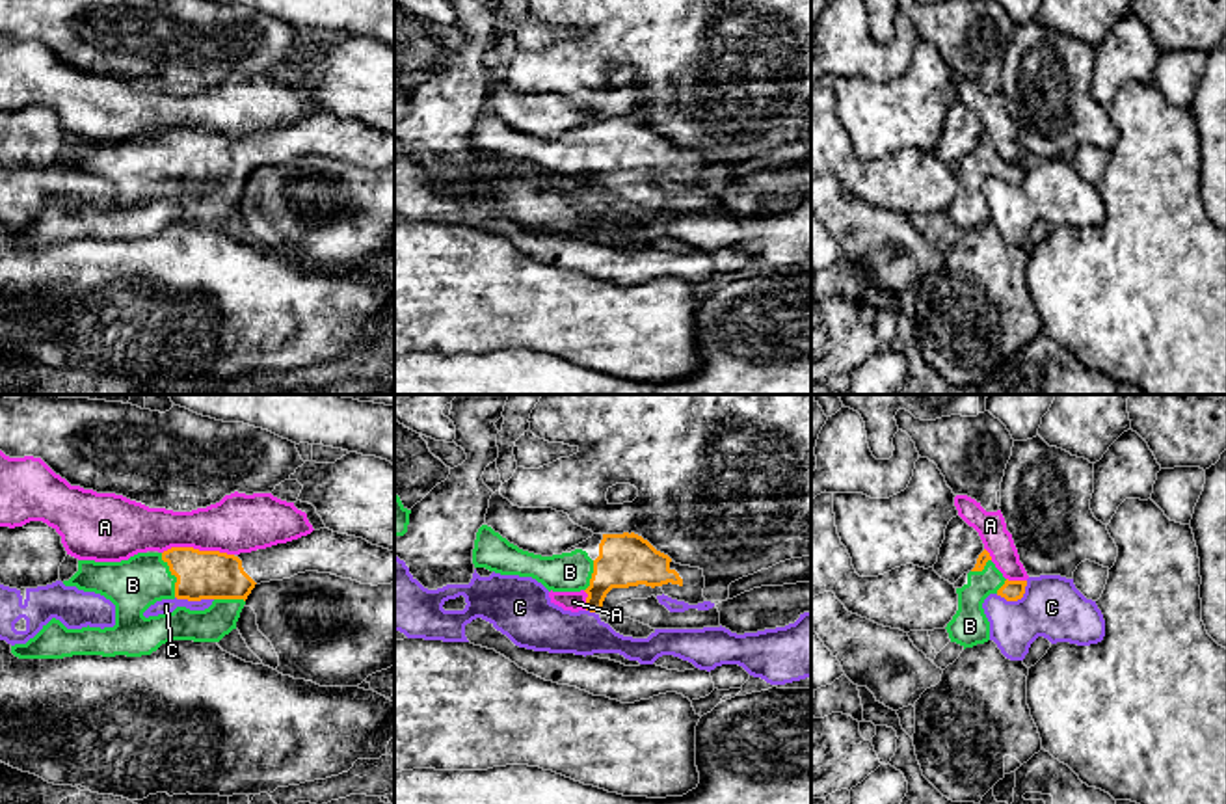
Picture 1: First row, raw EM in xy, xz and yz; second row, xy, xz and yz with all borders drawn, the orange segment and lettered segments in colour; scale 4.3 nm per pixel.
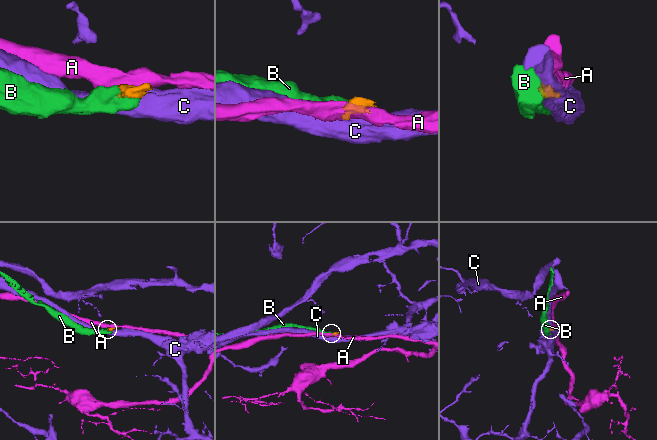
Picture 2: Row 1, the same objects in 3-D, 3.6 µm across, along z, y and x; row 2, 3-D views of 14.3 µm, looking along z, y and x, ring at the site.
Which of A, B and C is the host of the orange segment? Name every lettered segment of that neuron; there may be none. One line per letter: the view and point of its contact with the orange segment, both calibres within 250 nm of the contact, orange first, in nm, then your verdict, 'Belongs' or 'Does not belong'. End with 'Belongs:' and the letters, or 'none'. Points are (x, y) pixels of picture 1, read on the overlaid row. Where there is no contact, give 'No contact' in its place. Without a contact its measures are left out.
A: Touches orange at xy (198, 549). Thickness 200 nm (orange) against 260 nm. Does not belong
B: Touches orange at xy (173, 574). Thickness 200 nm (orange) against 220 nm. Belongs
C: Touches orange at yz (1016, 600). Thickness 90 nm (orange) against 260 nm. Does not belong
Belongs: B

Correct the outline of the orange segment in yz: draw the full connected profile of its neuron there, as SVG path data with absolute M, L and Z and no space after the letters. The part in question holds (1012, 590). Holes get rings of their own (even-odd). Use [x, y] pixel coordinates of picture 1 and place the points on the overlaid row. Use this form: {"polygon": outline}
{"polygon": "M984 549L975 568L967 573L967 583L956 588L958 610L947 623L951 642L964 650L990 640L990 622L984 614L982 603L990 594L997 594L1006 601L1018 601L1025 594L1027 581L1008 581L992 562Z"}

